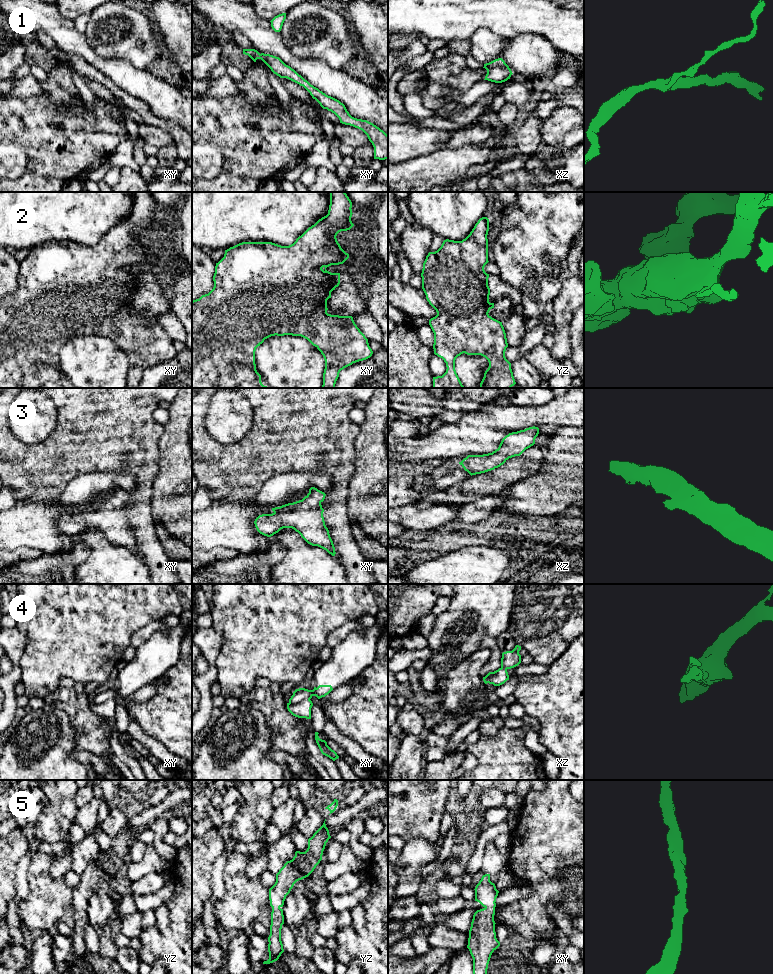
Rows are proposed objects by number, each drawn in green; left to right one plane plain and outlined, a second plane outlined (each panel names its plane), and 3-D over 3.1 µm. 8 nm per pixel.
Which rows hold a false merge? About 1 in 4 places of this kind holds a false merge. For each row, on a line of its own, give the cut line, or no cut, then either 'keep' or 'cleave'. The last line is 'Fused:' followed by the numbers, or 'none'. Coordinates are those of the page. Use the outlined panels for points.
1: cut none; keep
2: cut yz (488, 286), (485, 300), (485, 312), (487, 314); cleave
3: cut none; keep
4: cut xy (309, 699), (289, 703); cleave
5: cut none; keep
Fused: 2, 4

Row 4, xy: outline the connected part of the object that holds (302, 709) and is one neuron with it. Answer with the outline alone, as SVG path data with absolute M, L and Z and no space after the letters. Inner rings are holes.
M306 699L297 704L287 703L288 711L295 717L311 719L311 708L313 703Z

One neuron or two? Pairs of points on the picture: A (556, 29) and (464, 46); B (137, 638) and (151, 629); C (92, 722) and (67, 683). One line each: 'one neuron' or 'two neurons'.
A: two neurons
B: one neuron
C: one neuron

